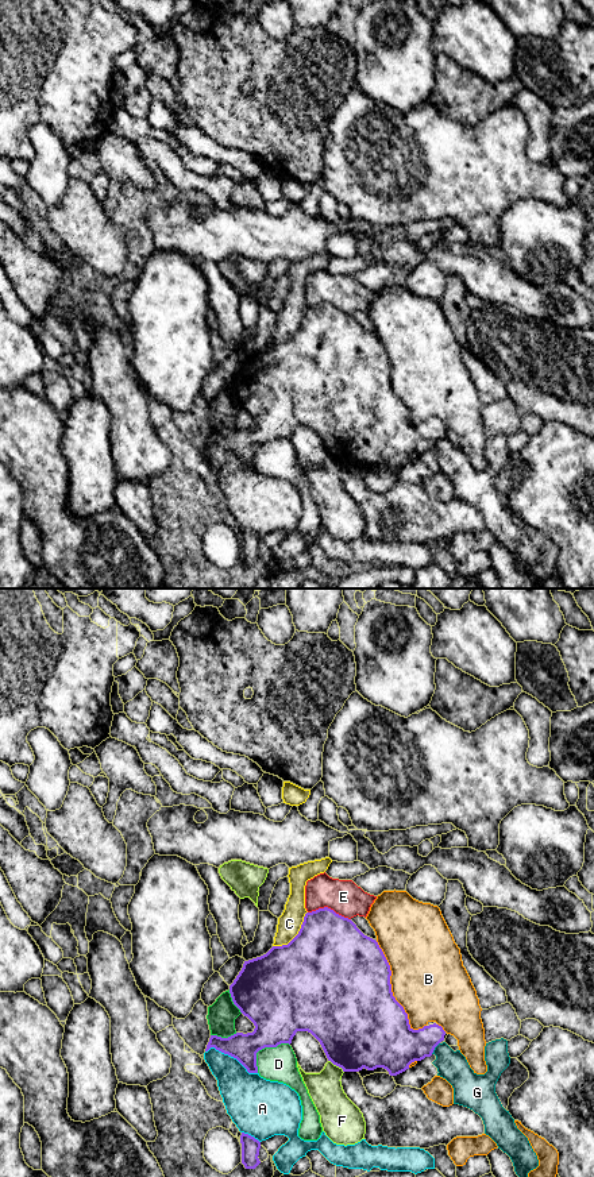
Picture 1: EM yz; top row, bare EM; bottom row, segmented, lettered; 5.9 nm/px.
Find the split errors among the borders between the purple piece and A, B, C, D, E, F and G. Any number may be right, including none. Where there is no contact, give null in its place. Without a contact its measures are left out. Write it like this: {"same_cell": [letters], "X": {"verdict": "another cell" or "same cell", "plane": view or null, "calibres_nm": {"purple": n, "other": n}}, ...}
{"same_cell": [], "A": {"verdict": "another cell", "plane": "yz", "calibres_nm": {"purple": 160, "other": 280}}, "B": {"verdict": "another cell", "plane": "yz", "calibres_nm": {"purple": 500, "other": 440}}, "C": {"verdict": "another cell", "plane": "yz", "calibres_nm": {"purple": 500, "other": 140}}, "D": {"verdict": "another cell", "plane": "yz", "calibres_nm": {"purple": 360, "other": 200}}, "E": {"verdict": "another cell", "plane": "yz", "calibres_nm": {"purple": 440, "other": 200}}, "F": {"verdict": "another cell", "plane": "yz", "calibres_nm": {"purple": 480, "other": 200}}, "G": {"verdict": "another cell", "plane": "yz", "calibres_nm": {"purple": 300, "other": 180}}}

